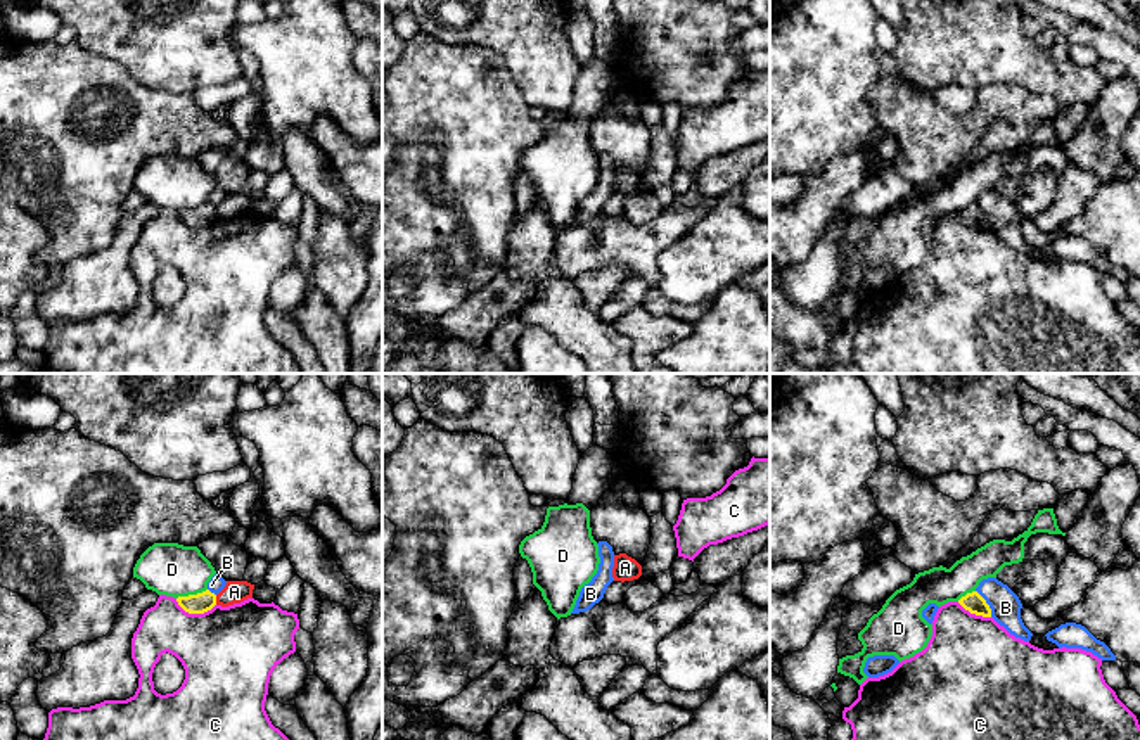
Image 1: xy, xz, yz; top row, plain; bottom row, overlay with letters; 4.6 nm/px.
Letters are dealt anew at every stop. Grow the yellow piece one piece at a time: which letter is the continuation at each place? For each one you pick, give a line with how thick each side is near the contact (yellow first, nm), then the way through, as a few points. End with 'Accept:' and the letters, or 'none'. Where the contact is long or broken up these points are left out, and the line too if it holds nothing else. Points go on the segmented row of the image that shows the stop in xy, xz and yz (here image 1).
Accept: none

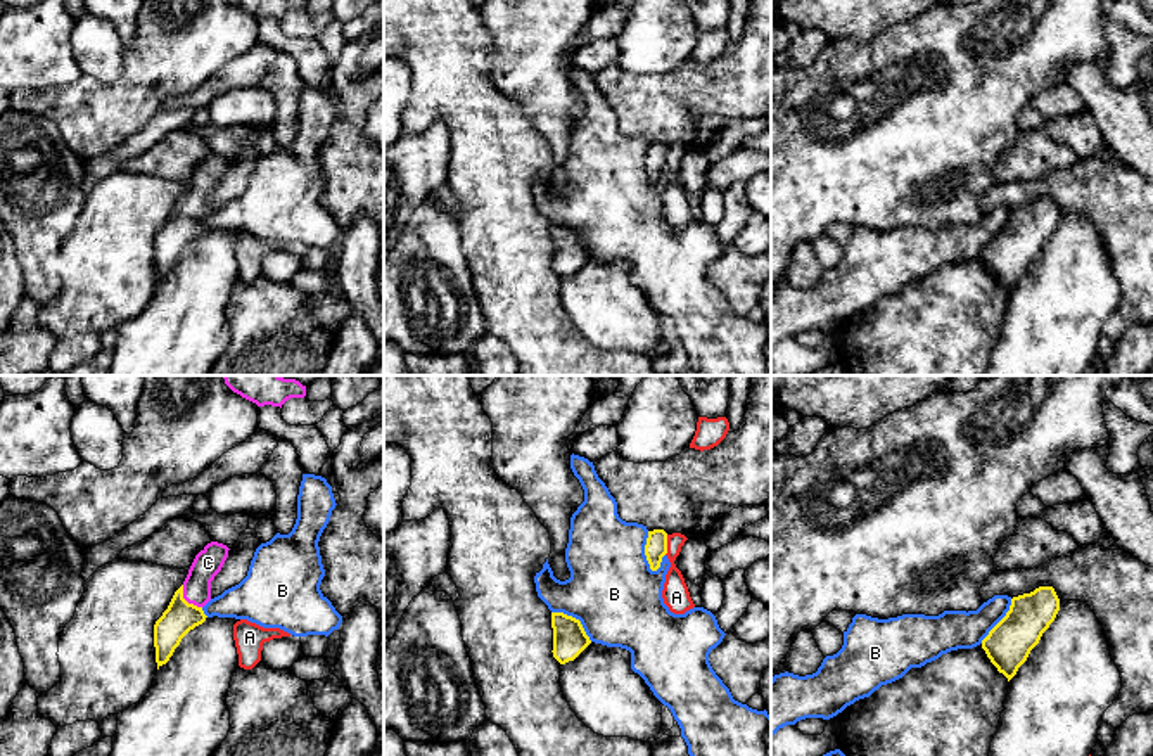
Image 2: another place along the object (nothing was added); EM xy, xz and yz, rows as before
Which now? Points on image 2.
C: calibres 150 and 140 nm; way xy (180, 616), (185, 611), (185, 601), (196, 590), (208, 563)
Accept: C

